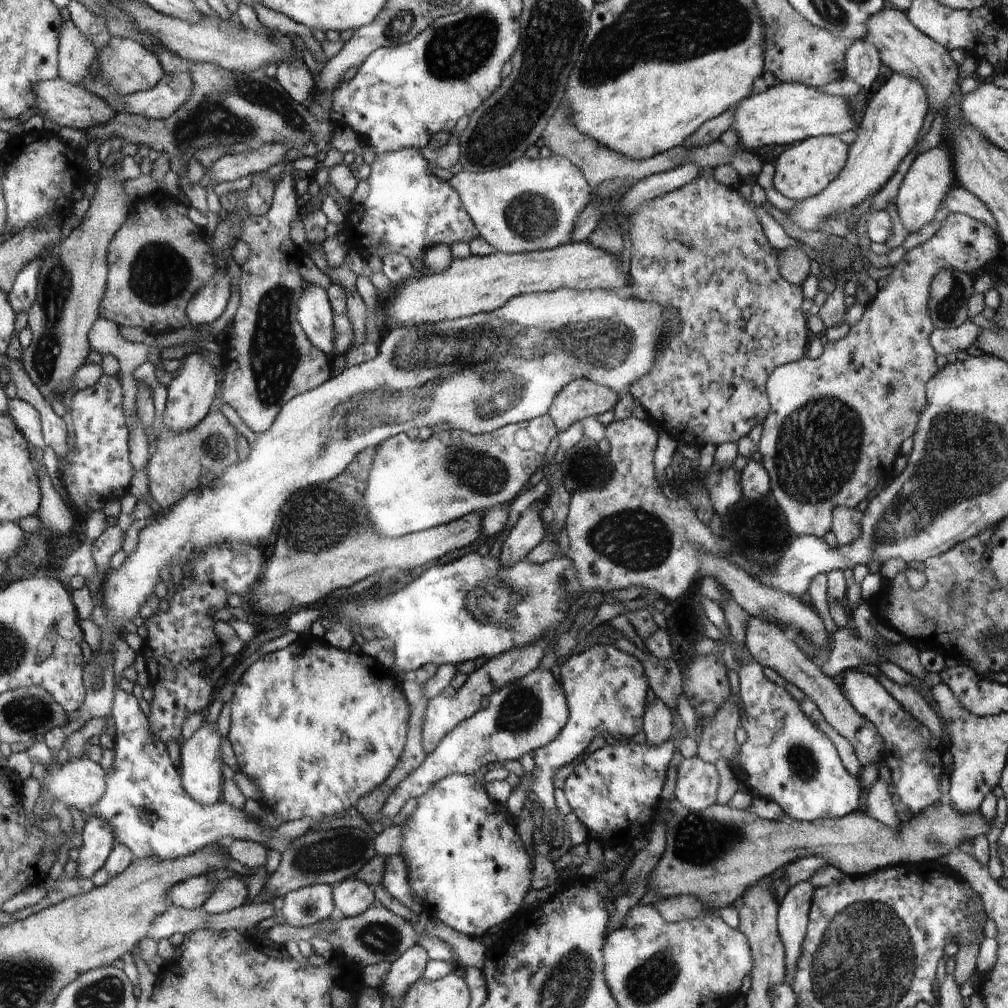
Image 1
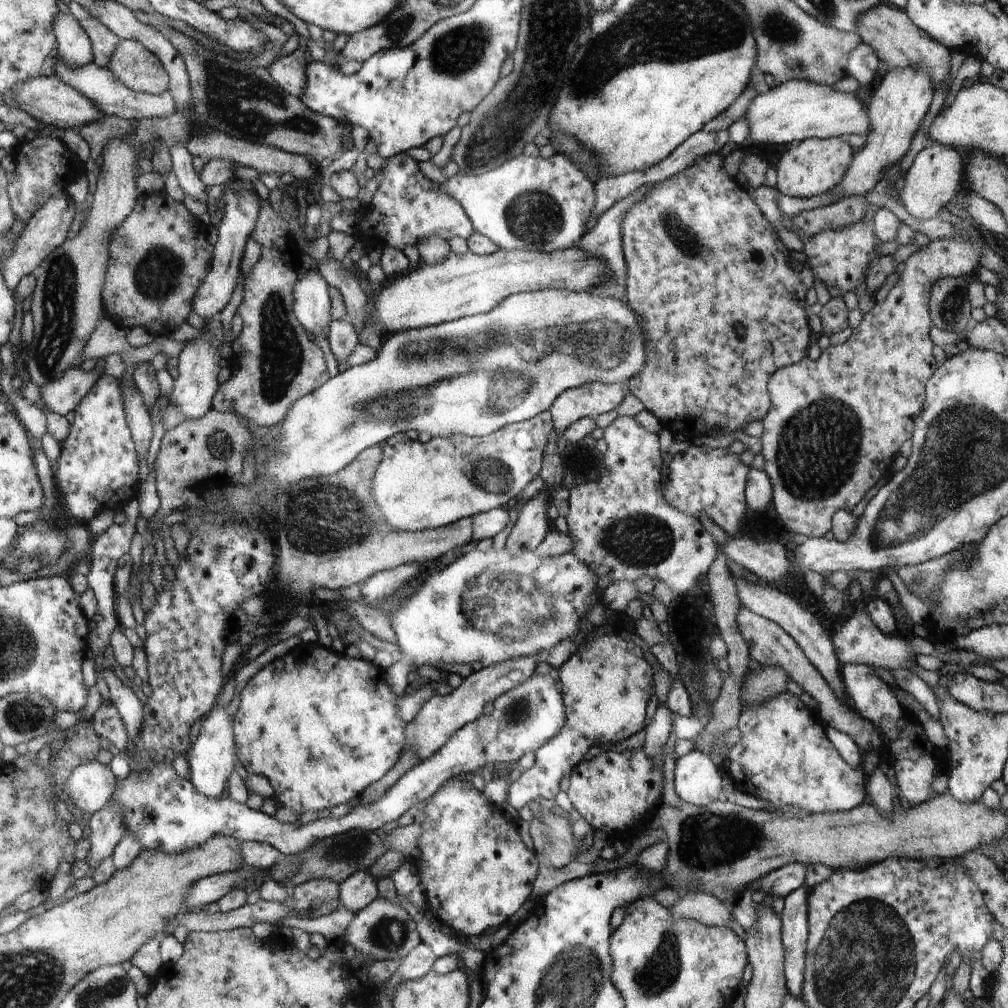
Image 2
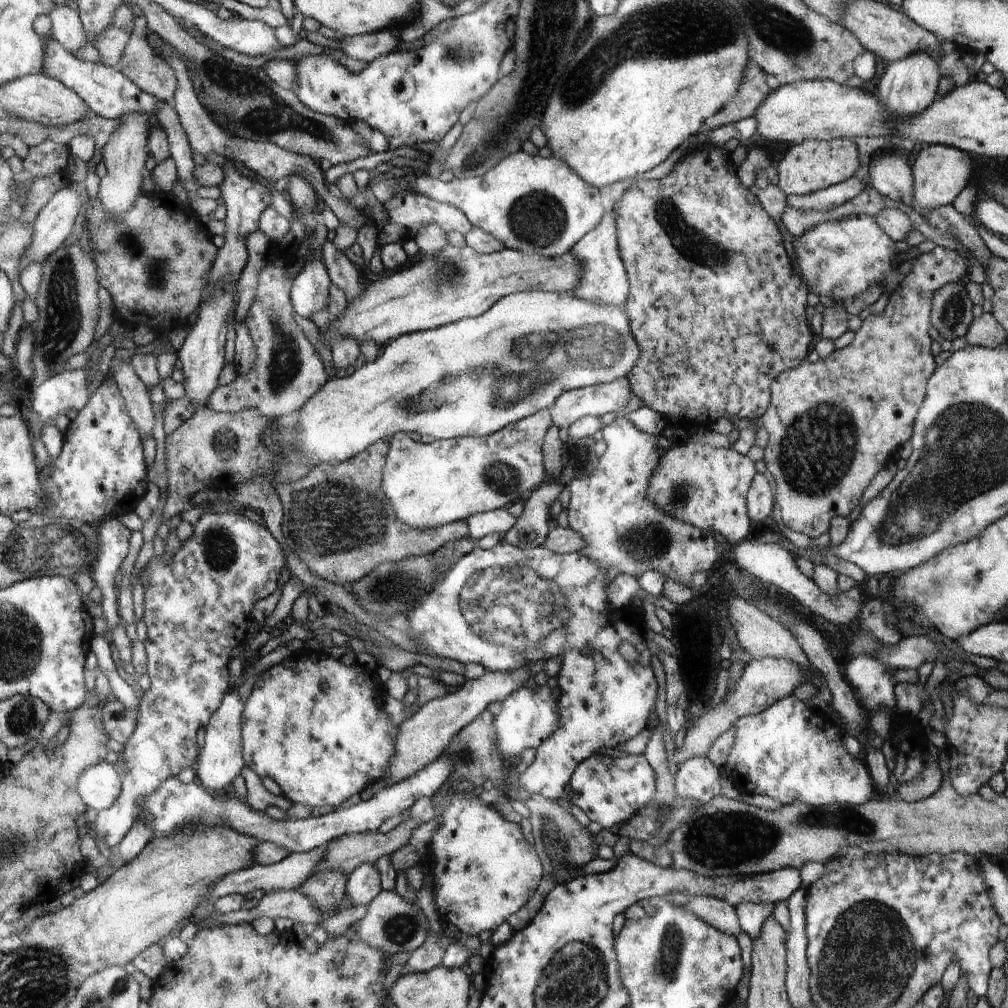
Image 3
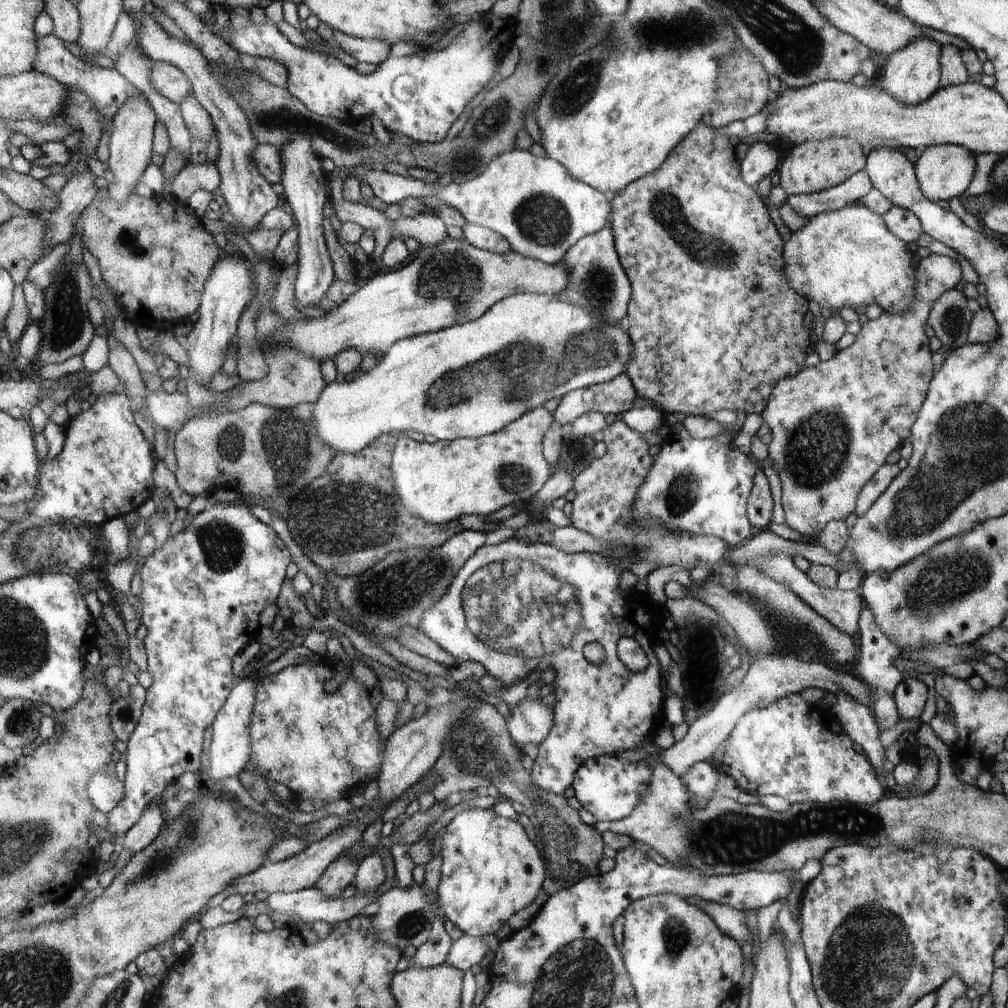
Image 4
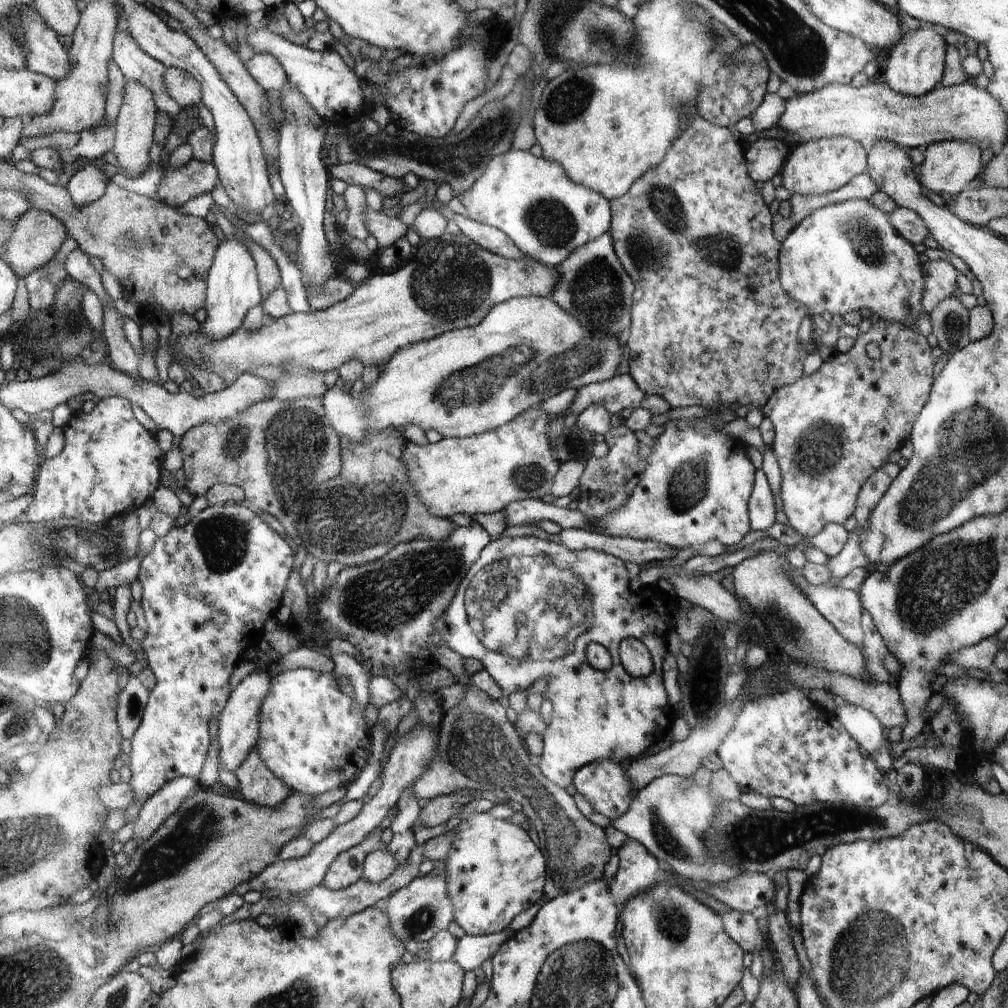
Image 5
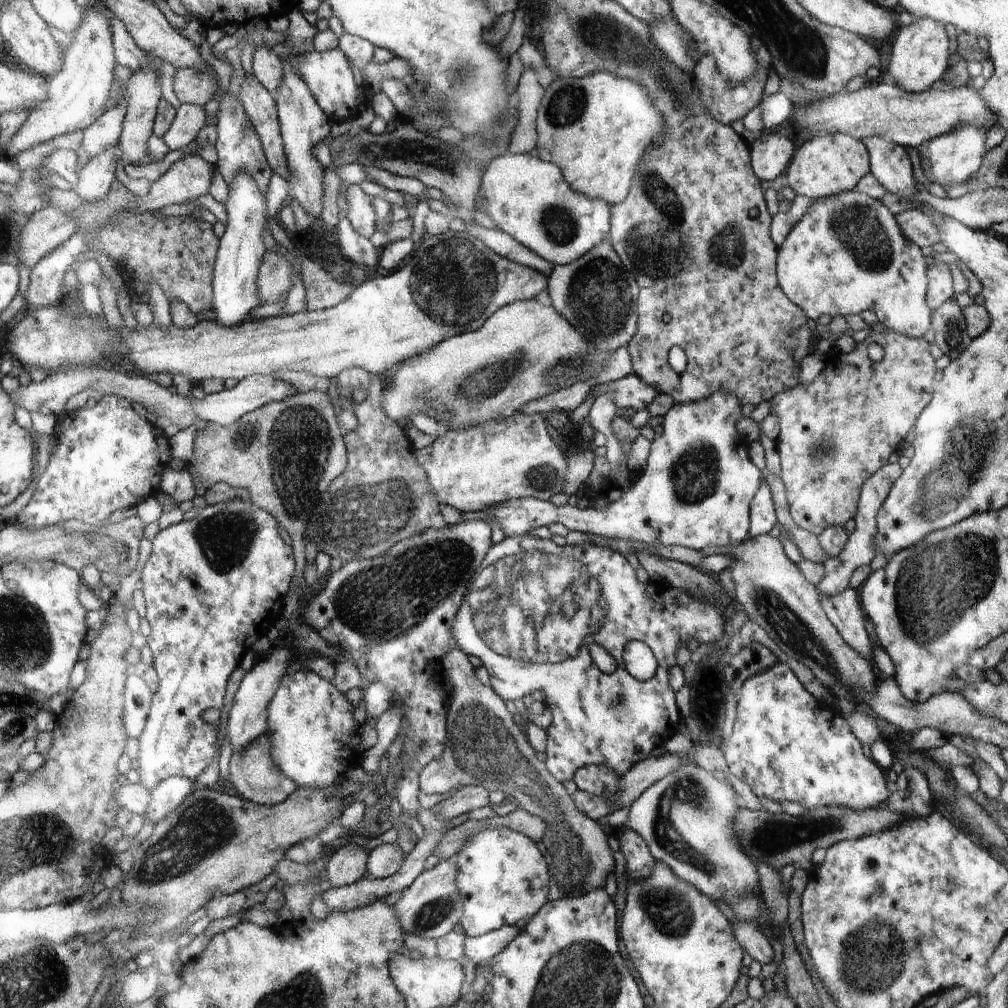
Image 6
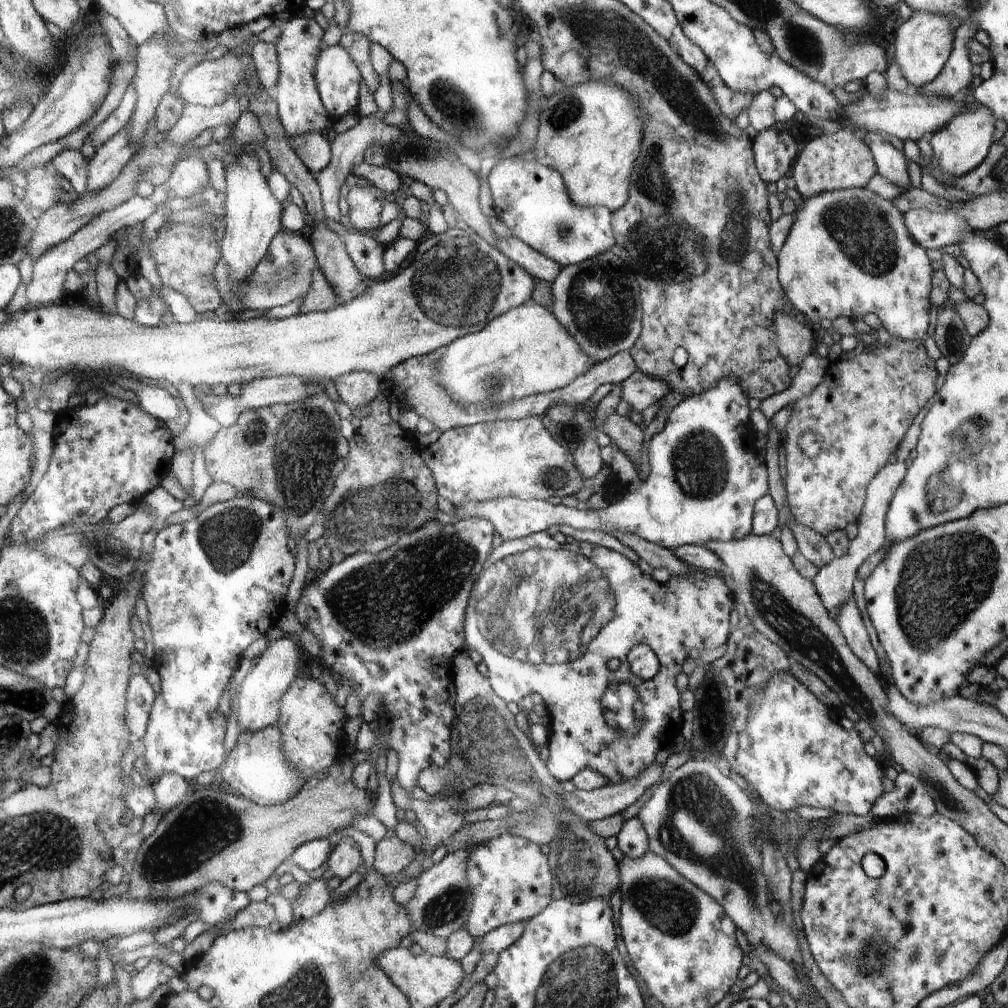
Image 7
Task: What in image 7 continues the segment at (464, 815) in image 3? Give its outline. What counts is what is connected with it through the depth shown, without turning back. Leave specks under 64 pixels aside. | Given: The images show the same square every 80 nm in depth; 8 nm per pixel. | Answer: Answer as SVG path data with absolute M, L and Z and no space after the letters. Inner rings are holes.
M502 833L497 837L491 838L486 842L486 845L480 845L472 854L467 866L467 879L468 884L471 885L473 890L473 900L471 911L467 920L466 930L475 938L479 936L487 935L490 931L494 931L498 927L502 927L503 924L512 924L519 922L526 922L539 915L554 899L554 874L551 872L550 861L547 859L547 855L542 853L540 845L537 845L535 841L528 840L527 838L513 835L512 833Z

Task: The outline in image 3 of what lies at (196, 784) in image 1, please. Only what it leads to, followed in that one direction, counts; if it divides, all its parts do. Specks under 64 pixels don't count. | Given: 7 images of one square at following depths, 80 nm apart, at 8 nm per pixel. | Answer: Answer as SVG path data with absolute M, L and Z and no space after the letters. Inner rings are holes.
M238 686L227 695L222 702L222 706L214 712L214 718L208 723L208 728L205 728L205 742L202 744L201 753L195 766L197 778L208 792L211 790L220 790L226 788L246 764L246 759L243 756L243 710L245 701L240 698Z

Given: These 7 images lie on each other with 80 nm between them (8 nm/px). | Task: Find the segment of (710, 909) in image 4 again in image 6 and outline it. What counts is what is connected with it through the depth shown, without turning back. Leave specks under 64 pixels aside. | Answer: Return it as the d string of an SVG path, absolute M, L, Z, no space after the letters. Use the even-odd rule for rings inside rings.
M736 921L735 936L748 954L760 964L770 964L774 960L772 945L765 934L758 930L755 923Z

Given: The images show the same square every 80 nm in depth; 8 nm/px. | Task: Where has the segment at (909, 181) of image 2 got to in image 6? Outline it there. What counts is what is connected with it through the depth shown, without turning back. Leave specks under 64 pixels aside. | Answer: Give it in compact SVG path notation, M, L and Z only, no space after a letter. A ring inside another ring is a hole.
M966 122L955 128L954 131L948 132L947 135L932 139L928 144L928 158L934 183L948 188L972 178L982 166L982 156L986 154L984 140L986 140L984 126L981 127L980 125Z

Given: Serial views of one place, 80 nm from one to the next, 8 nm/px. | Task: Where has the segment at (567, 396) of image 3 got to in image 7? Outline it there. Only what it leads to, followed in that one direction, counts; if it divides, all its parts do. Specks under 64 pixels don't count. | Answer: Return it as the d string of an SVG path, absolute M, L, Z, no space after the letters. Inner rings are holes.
M640 369L623 380L621 385L621 400L631 404L640 413L648 406L660 403L671 390L671 385L664 379L646 376Z

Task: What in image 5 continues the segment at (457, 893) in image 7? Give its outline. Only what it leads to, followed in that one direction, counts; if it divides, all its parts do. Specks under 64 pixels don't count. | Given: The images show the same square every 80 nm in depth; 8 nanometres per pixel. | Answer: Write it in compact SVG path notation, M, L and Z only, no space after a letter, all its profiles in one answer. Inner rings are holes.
M444 869L416 877L404 888L394 891L385 906L391 919L391 927L395 935L406 944L410 940L429 942L440 931L445 931L448 924L455 920L455 906L452 904L447 887L447 876Z

